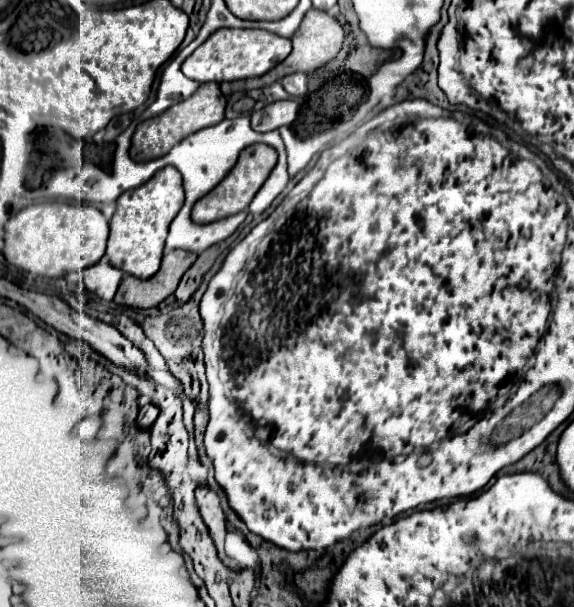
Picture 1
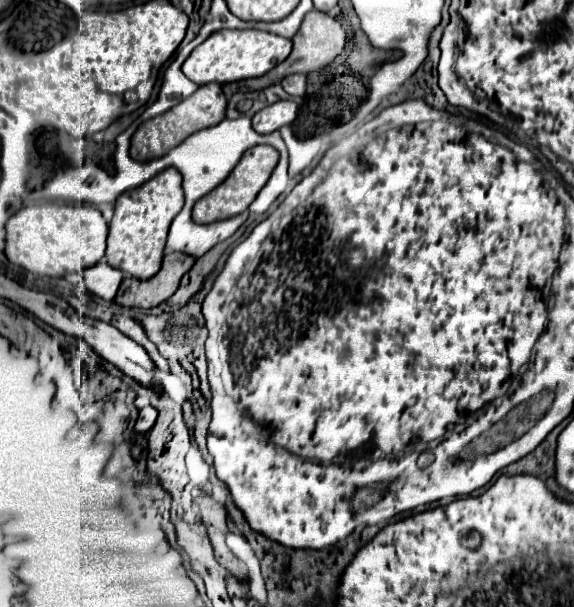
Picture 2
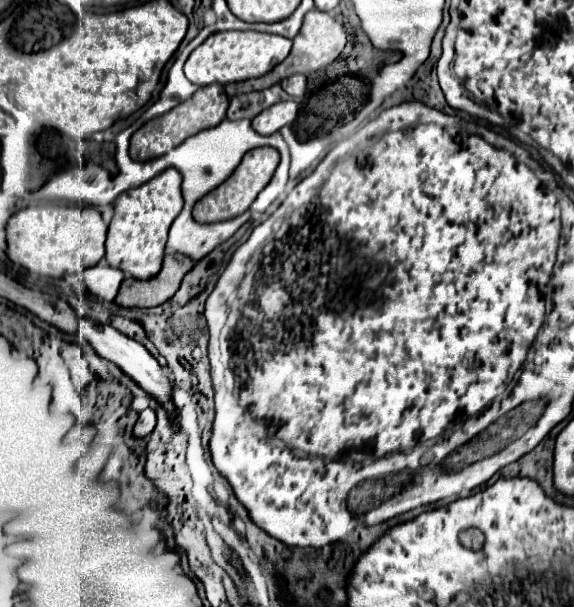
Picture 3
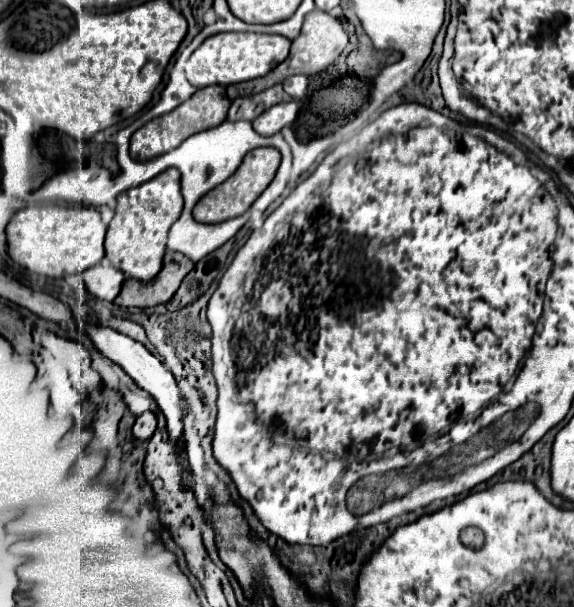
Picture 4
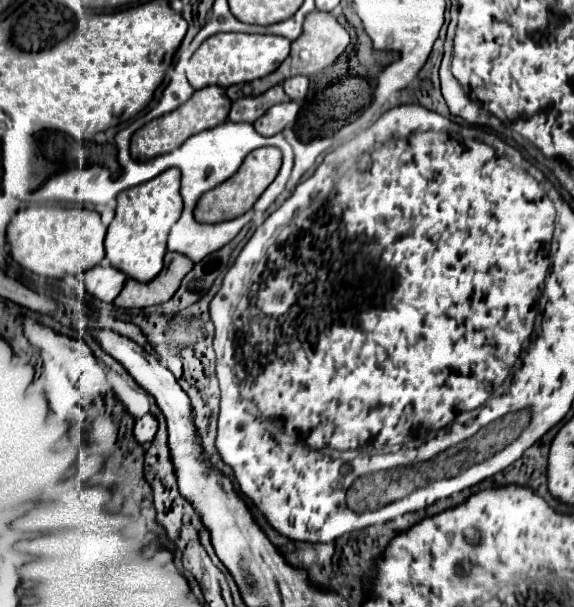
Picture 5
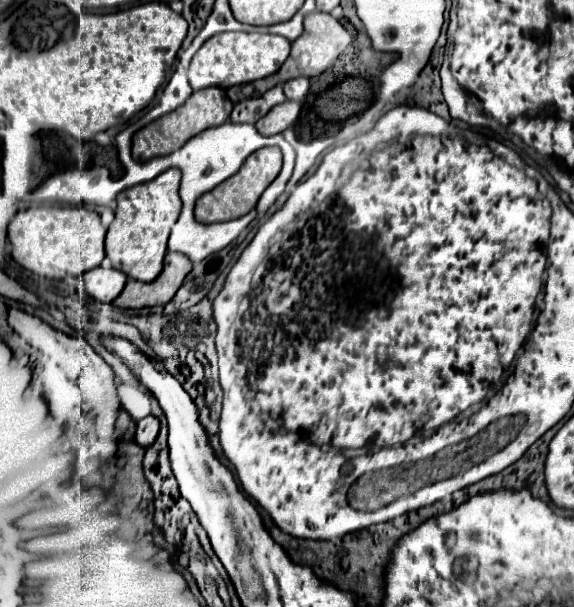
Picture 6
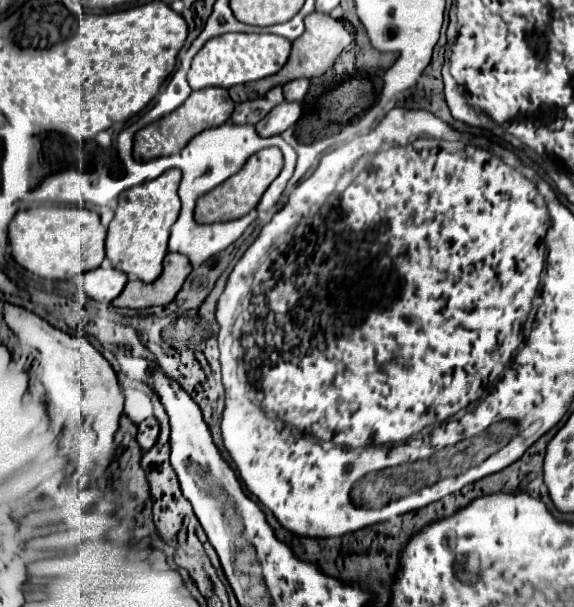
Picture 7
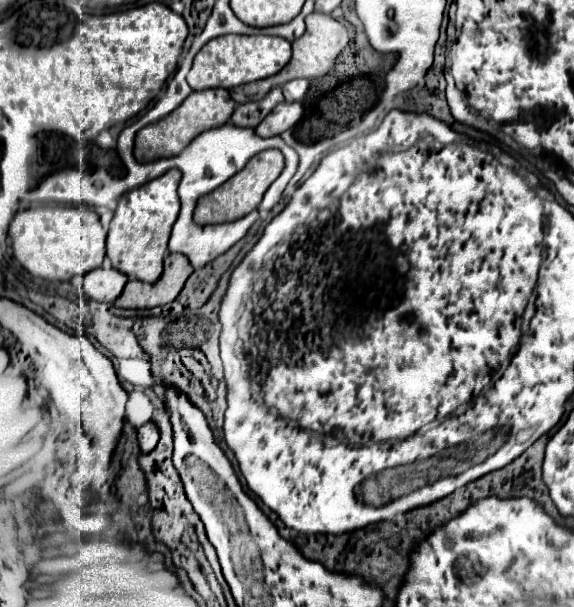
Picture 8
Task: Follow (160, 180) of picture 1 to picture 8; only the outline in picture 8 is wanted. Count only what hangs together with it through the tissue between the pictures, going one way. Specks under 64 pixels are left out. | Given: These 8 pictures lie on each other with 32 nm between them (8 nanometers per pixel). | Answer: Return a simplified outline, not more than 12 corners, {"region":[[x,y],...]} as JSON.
{"region":[[178,170],[126,192],[106,256],[129,280],[162,276],[180,212]]}

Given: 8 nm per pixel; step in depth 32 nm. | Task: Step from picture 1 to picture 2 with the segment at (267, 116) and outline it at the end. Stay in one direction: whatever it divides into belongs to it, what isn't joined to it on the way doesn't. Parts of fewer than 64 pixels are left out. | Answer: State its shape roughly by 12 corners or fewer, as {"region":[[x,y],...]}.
{"region":[[294,100],[276,102],[252,118],[258,134],[290,124],[298,114]]}

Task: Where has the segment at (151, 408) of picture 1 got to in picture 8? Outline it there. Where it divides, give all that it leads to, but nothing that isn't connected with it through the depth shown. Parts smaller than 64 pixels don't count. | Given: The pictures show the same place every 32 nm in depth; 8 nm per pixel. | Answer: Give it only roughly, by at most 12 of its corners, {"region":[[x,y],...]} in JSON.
{"region":[[156,424],[138,430],[142,454],[152,452],[160,440]]}

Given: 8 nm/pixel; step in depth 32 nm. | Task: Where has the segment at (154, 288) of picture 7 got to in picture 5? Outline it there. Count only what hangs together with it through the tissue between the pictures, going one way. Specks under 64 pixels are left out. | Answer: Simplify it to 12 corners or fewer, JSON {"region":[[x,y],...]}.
{"region":[[166,252],[152,282],[128,278],[114,304],[146,308],[164,304],[192,270],[184,254]]}

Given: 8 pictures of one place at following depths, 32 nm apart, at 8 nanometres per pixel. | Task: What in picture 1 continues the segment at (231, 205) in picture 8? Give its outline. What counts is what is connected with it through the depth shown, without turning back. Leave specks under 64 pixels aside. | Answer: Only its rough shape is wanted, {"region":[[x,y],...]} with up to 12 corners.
{"region":[[248,146],[192,220],[216,222],[246,210],[276,166],[278,152]]}

